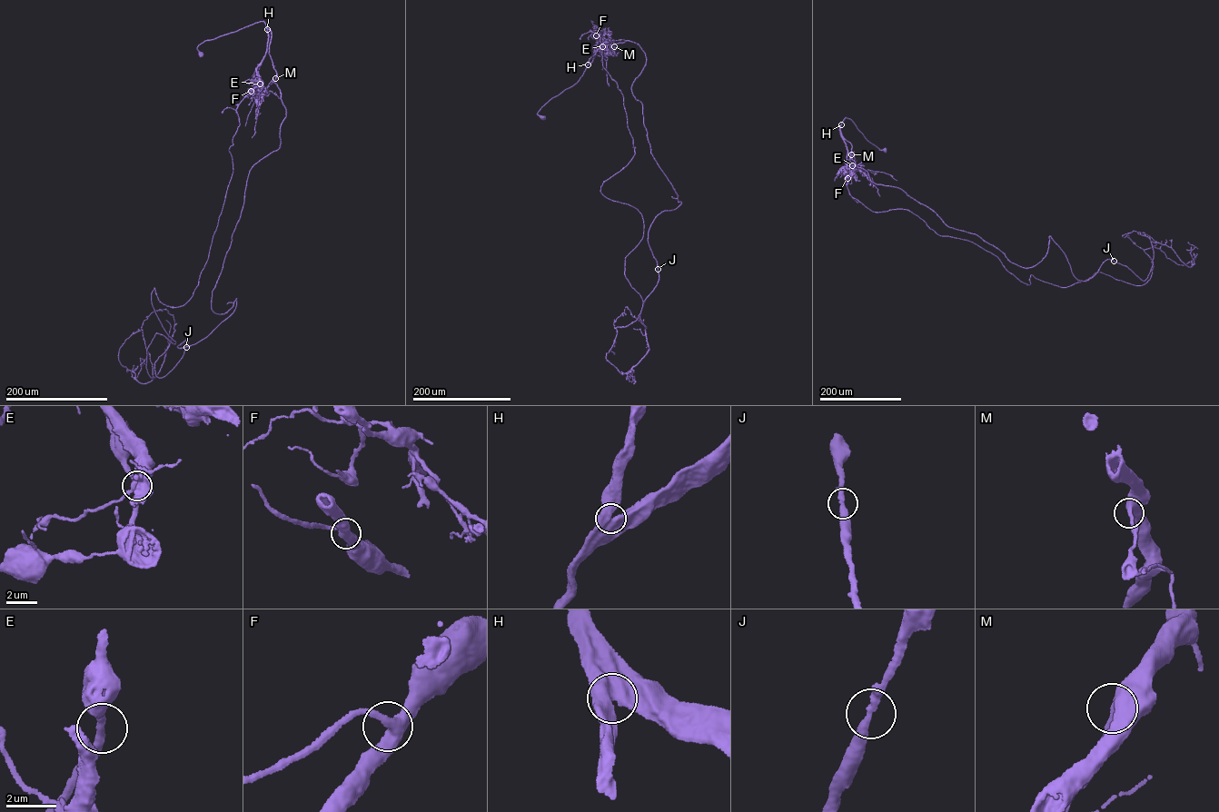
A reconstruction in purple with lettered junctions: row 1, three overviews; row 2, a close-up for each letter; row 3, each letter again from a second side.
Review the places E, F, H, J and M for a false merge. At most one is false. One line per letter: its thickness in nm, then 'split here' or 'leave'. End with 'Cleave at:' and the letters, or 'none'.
E: 280 nm thick; leave
F: 400 nm thick; leave
H: 700 nm thick; leave
J: 280 nm thick; leave
M: 320 nm thick; leave
Cleave at: none

